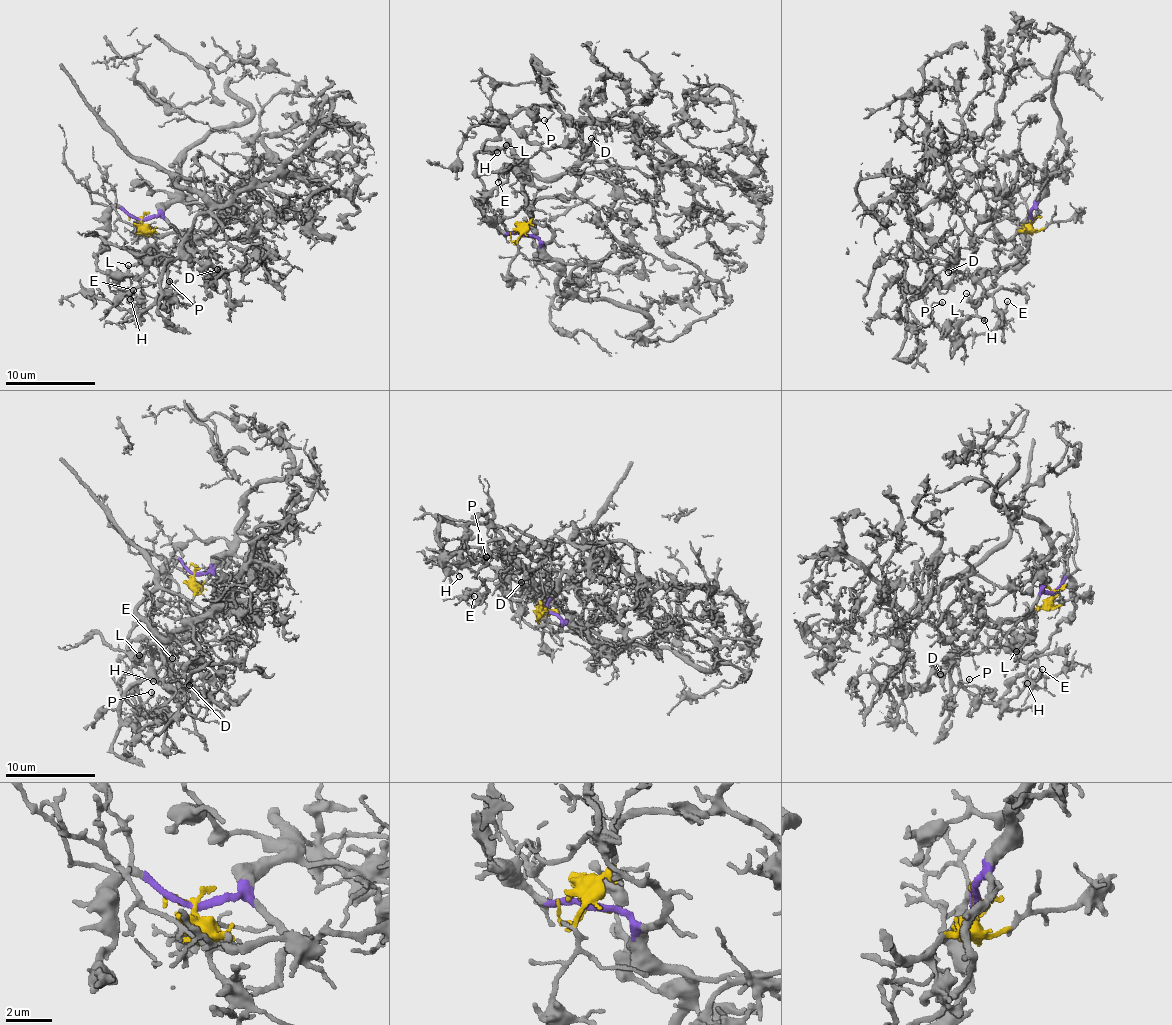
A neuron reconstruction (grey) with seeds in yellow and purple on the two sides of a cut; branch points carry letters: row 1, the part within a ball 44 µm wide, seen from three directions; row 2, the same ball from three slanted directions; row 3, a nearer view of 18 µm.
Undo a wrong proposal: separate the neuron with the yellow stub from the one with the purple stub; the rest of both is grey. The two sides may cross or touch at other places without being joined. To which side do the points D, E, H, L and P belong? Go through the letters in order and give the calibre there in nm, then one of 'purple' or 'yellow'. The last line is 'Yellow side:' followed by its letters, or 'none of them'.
D: 170 nm thick; yellow
E: 160 nm thick; yellow
H: 150 nm thick; purple
L: 130 nm thick; yellow
P: 140 nm thick; yellow
Yellow side: D, E, L, P

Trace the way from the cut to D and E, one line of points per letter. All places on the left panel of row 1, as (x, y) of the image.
D: (141, 219), (156, 236), (211, 231), (221, 208), (214, 184), (176, 183), (210, 208), (189, 238), (217, 270)
E: (141, 219), (156, 236), (199, 236), (219, 192), (177, 180), (210, 208), (192, 247), (151, 259), (133, 289)

